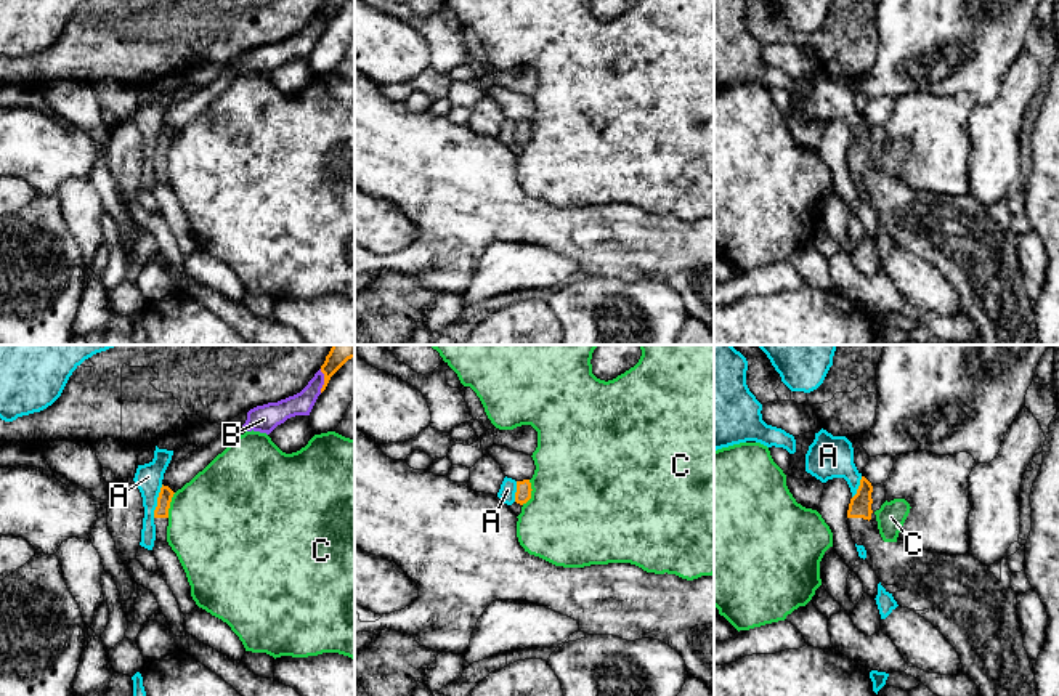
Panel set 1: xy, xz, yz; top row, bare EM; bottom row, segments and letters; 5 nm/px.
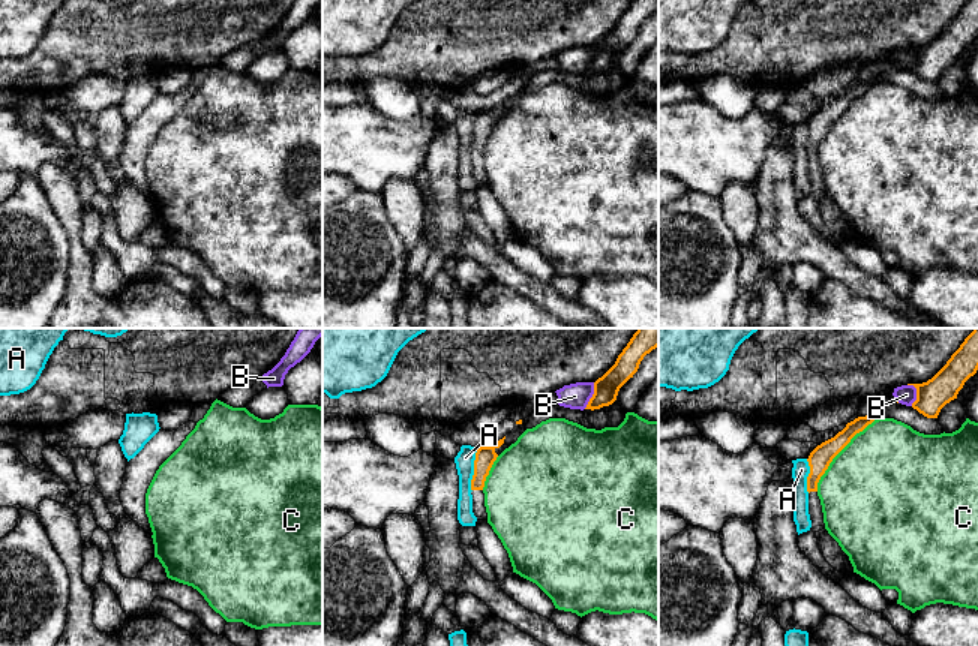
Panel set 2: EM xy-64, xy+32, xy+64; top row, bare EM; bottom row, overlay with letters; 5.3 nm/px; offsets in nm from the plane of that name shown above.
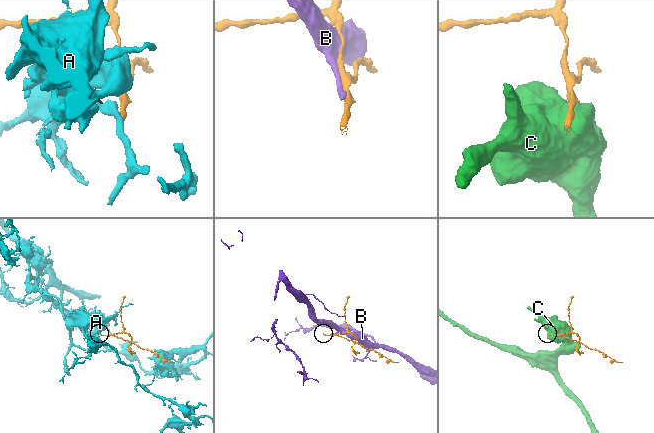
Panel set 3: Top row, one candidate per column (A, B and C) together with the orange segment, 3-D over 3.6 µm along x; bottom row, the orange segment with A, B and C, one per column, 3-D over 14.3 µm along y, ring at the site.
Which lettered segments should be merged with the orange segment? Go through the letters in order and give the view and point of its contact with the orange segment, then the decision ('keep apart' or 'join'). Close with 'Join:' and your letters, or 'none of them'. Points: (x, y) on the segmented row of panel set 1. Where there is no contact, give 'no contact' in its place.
A: xy (158, 501) | keep apart
B: xy (324, 380) | keep apart
C: xz (530, 493) | keep apart
Join: none of them

